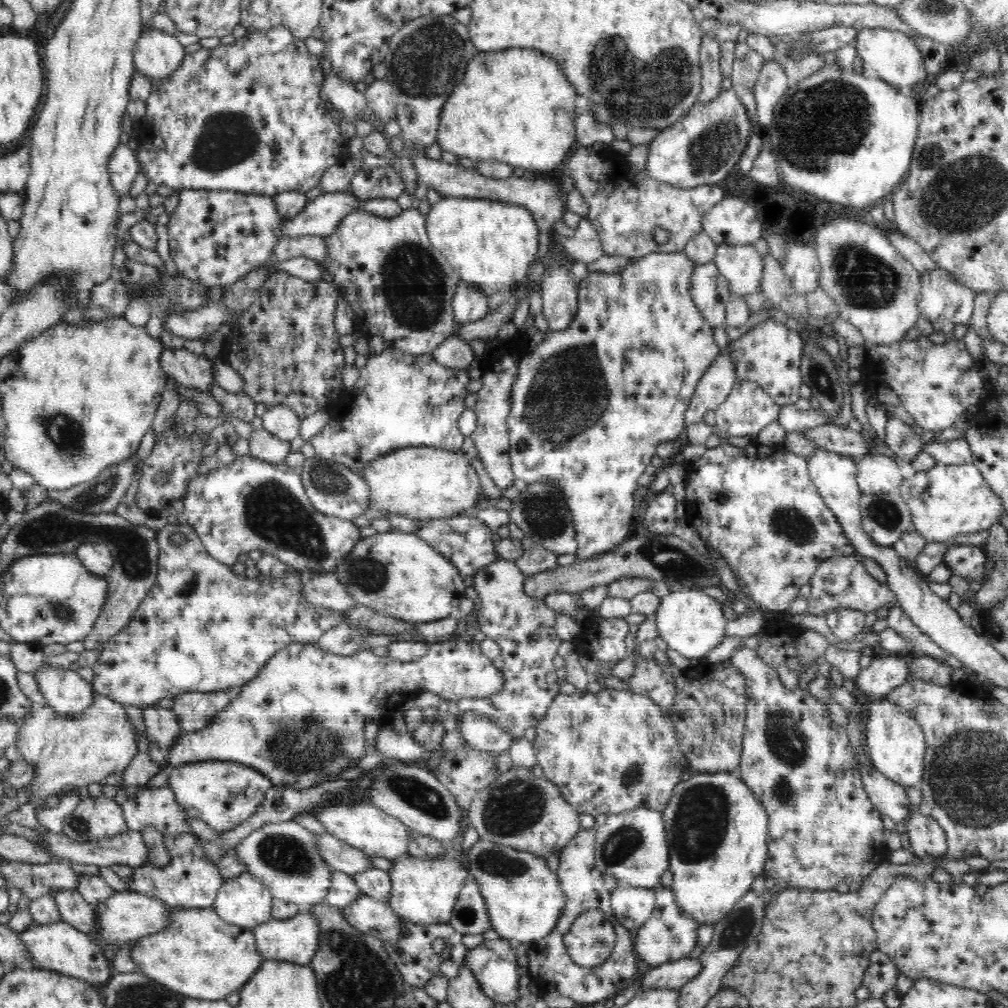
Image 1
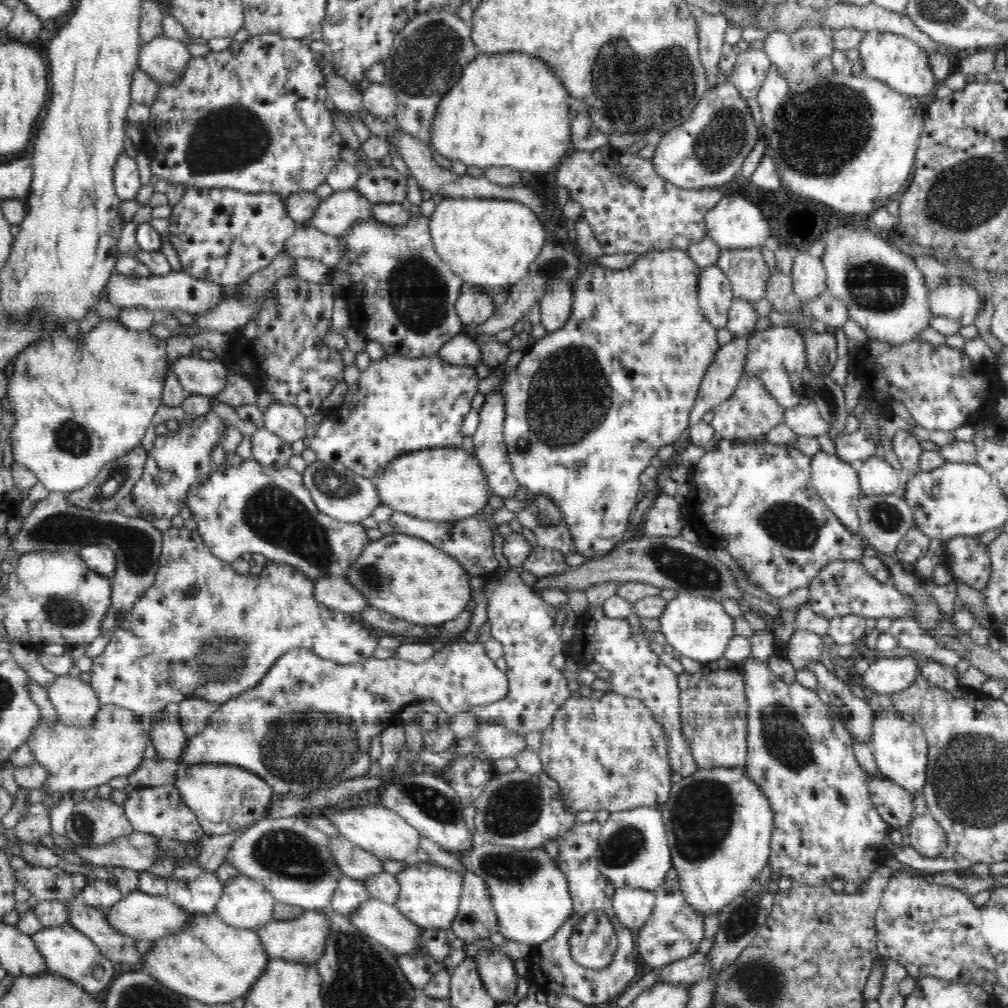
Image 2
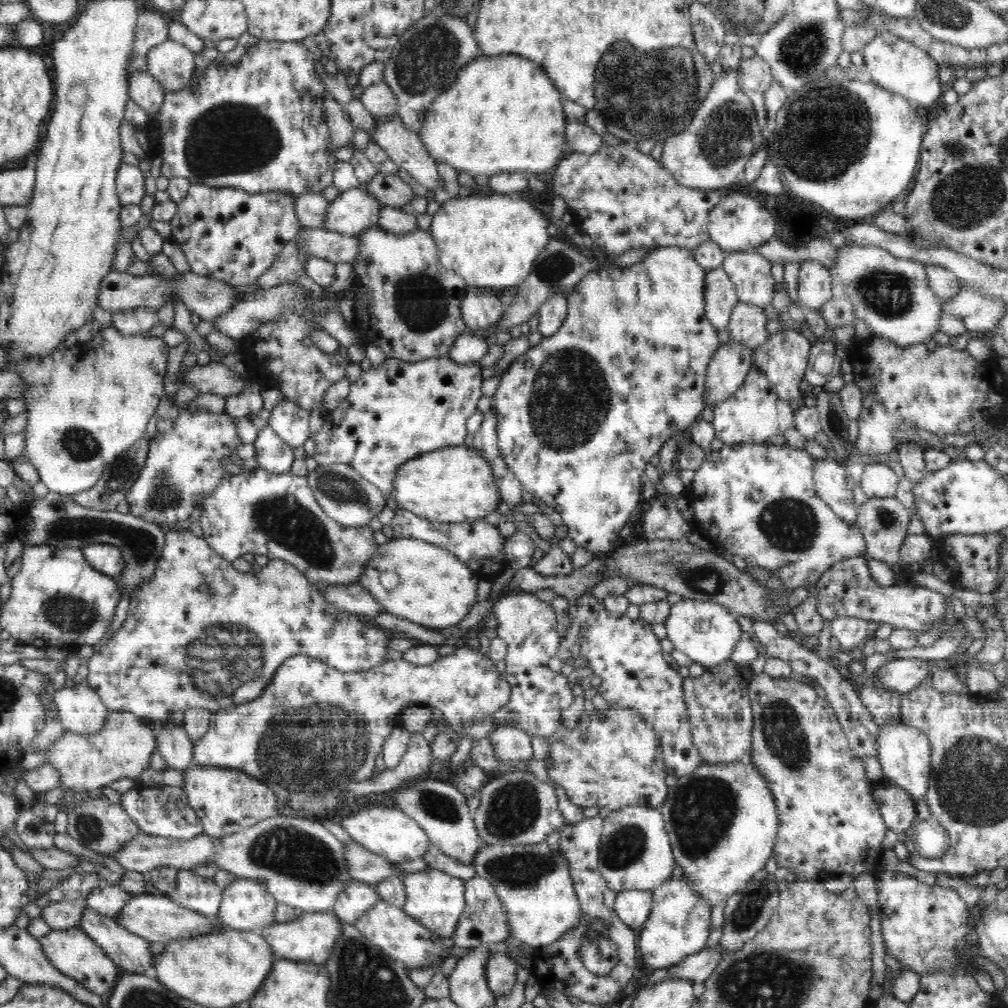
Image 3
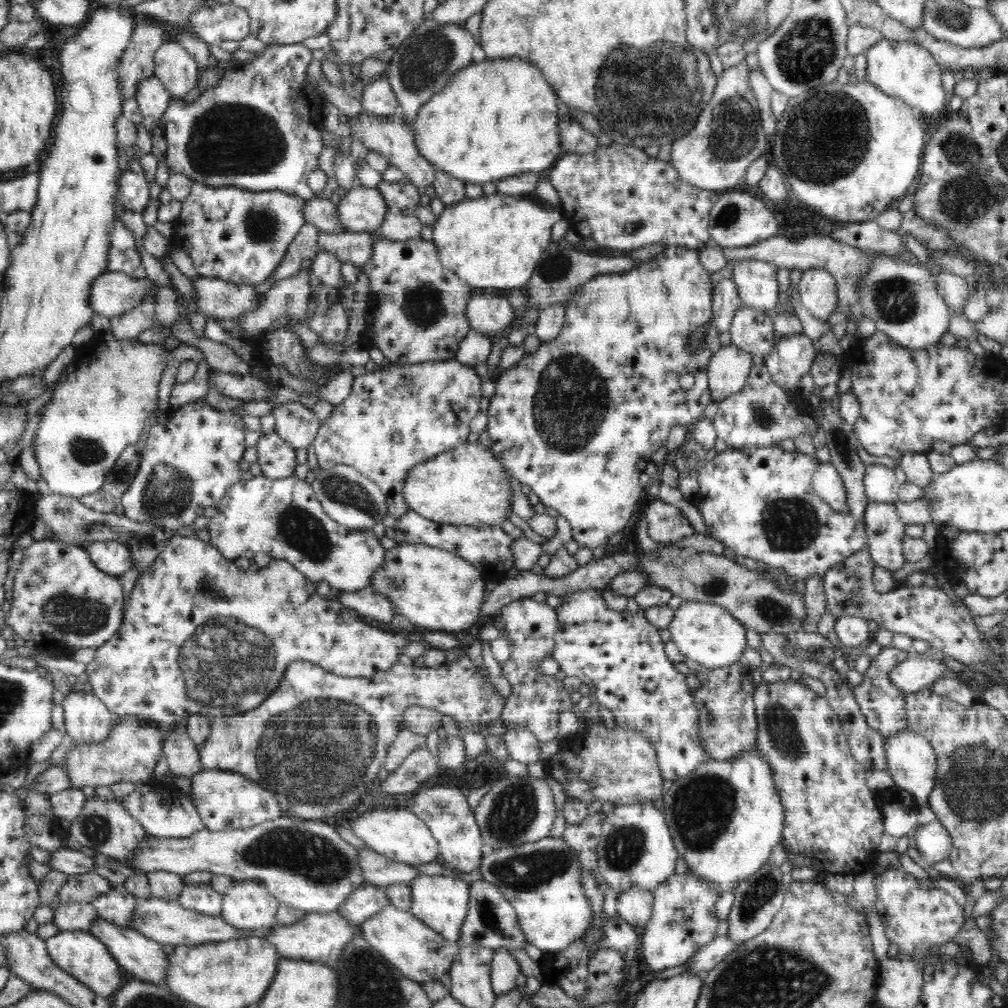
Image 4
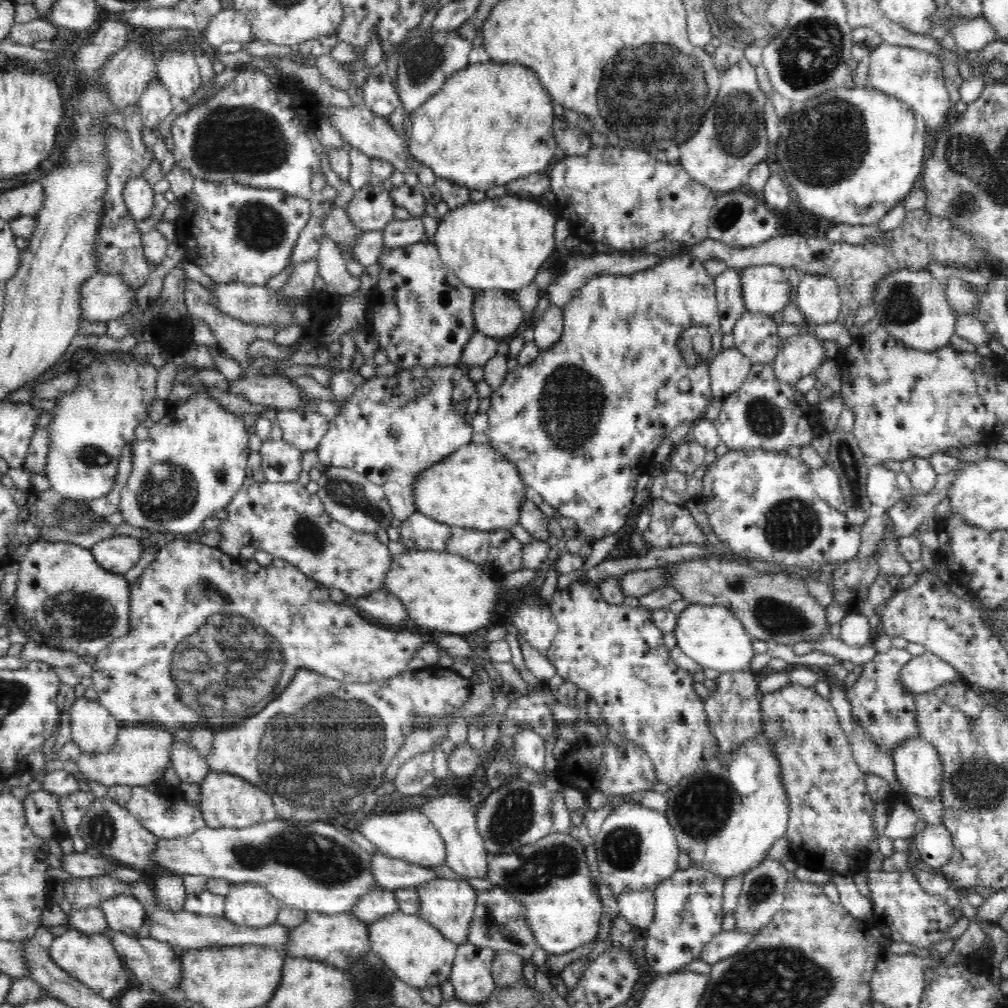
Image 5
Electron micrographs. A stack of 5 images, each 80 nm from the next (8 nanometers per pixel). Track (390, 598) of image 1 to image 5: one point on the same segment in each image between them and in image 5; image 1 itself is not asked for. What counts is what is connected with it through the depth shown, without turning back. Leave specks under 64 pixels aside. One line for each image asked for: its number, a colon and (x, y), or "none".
2: (413, 580)
3: (436, 590)
4: (436, 590)
5: (444, 592)

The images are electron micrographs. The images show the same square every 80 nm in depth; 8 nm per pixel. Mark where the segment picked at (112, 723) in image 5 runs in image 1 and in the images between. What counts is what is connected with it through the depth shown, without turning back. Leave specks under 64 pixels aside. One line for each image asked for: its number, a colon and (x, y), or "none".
1: (66, 692)
2: (76, 702)
3: (80, 709)
4: (87, 719)

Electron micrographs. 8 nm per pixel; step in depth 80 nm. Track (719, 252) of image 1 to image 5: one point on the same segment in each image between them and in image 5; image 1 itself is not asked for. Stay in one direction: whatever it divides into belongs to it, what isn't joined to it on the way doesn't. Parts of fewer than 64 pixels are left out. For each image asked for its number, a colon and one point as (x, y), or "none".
2: (746, 269)
3: (749, 271)
4: (756, 282)
5: (765, 288)

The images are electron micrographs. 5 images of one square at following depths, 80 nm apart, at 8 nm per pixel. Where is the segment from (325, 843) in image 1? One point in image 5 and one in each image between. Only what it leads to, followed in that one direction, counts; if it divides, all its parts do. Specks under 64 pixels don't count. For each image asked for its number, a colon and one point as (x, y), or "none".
2: (357, 863)
3: (364, 865)
4: (377, 869)
5: (391, 873)

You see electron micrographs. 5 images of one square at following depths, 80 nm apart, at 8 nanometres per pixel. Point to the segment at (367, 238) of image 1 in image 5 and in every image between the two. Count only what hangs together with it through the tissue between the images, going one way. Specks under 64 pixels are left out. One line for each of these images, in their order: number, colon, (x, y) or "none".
2: (404, 294)
3: (410, 303)
4: (422, 318)
5: (425, 317)

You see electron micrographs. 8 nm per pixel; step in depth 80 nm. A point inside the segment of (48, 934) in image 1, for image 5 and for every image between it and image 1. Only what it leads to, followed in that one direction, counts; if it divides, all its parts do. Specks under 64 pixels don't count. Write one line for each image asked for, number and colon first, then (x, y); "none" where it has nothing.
2: (69, 953)
3: (72, 952)
4: (83, 956)
5: (90, 958)

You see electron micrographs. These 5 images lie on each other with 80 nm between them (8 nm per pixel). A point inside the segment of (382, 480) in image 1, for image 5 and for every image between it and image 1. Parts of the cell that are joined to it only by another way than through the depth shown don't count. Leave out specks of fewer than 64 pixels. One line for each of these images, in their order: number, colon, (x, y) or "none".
2: (446, 484)
3: (453, 485)
4: (465, 486)
5: (475, 487)

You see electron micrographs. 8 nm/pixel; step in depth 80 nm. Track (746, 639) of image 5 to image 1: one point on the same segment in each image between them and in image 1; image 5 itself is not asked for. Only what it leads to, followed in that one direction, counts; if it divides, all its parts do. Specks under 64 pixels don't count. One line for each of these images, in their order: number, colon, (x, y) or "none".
1: (691, 622)
2: (697, 627)
3: (707, 632)
4: (705, 632)

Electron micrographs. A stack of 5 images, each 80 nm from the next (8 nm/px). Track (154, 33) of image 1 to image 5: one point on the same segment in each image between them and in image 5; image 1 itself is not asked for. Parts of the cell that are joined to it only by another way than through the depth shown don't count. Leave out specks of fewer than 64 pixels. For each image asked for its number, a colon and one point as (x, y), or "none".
2: (164, 60)
3: (172, 64)
4: (175, 67)
5: (178, 71)

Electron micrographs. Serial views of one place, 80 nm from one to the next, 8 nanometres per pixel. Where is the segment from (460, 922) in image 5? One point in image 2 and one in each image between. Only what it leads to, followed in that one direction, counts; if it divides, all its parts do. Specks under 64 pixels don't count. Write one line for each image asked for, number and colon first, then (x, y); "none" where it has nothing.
2: (429, 895)
3: (435, 899)
4: (442, 902)

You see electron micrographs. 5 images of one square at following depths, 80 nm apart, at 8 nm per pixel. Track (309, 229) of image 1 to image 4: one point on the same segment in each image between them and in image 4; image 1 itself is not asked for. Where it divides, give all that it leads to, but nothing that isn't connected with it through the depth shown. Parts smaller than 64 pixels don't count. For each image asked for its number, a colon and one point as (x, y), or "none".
2: (333, 216)
3: (352, 211)
4: (361, 209)

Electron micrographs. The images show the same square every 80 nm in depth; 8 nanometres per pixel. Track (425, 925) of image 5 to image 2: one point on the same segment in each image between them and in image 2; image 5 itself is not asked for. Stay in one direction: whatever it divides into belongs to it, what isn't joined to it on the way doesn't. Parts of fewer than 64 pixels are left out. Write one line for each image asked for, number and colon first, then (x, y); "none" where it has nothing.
2: (382, 922)
3: (401, 936)
4: (420, 953)

